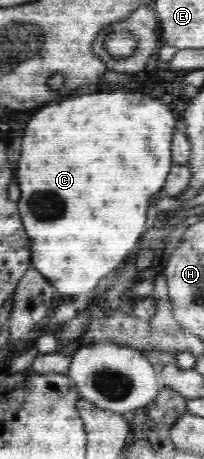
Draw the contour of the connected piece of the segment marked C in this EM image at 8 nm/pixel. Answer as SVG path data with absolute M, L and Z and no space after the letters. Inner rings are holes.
M115 89L105 93L85 93L81 97L67 97L59 103L49 103L47 107L39 109L25 127L23 133L23 155L19 161L19 185L21 185L21 197L18 202L18 211L22 217L22 223L29 237L31 247L31 260L33 265L40 271L61 294L81 295L98 289L104 277L107 277L117 267L125 263L131 251L138 245L139 238L147 228L147 209L153 197L163 189L165 179L173 167L171 159L171 141L177 131L177 117L171 105L155 105L155 97L145 95L141 91L127 91L127 89Z

